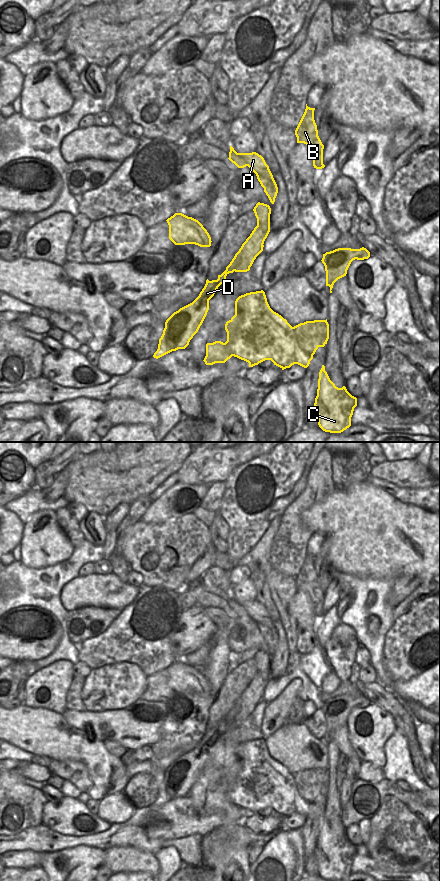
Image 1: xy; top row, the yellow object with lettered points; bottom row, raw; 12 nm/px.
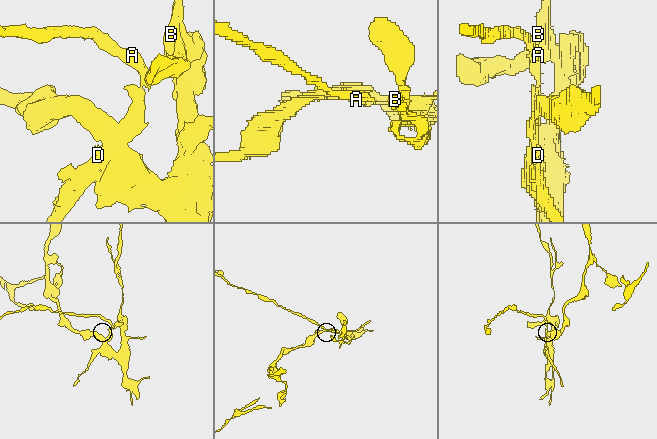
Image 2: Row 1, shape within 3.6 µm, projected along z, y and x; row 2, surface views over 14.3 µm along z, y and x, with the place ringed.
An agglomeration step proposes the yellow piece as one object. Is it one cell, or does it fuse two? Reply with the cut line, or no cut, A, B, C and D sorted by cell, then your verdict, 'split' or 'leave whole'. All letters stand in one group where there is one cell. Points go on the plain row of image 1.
cut in xy along (273, 627), (270, 633), (263, 635); A / B C D; split

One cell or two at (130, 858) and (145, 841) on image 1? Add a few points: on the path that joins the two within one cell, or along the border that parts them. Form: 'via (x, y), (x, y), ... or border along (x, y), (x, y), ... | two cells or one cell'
border along (116, 846), (133, 846), (153, 854) | two cells

